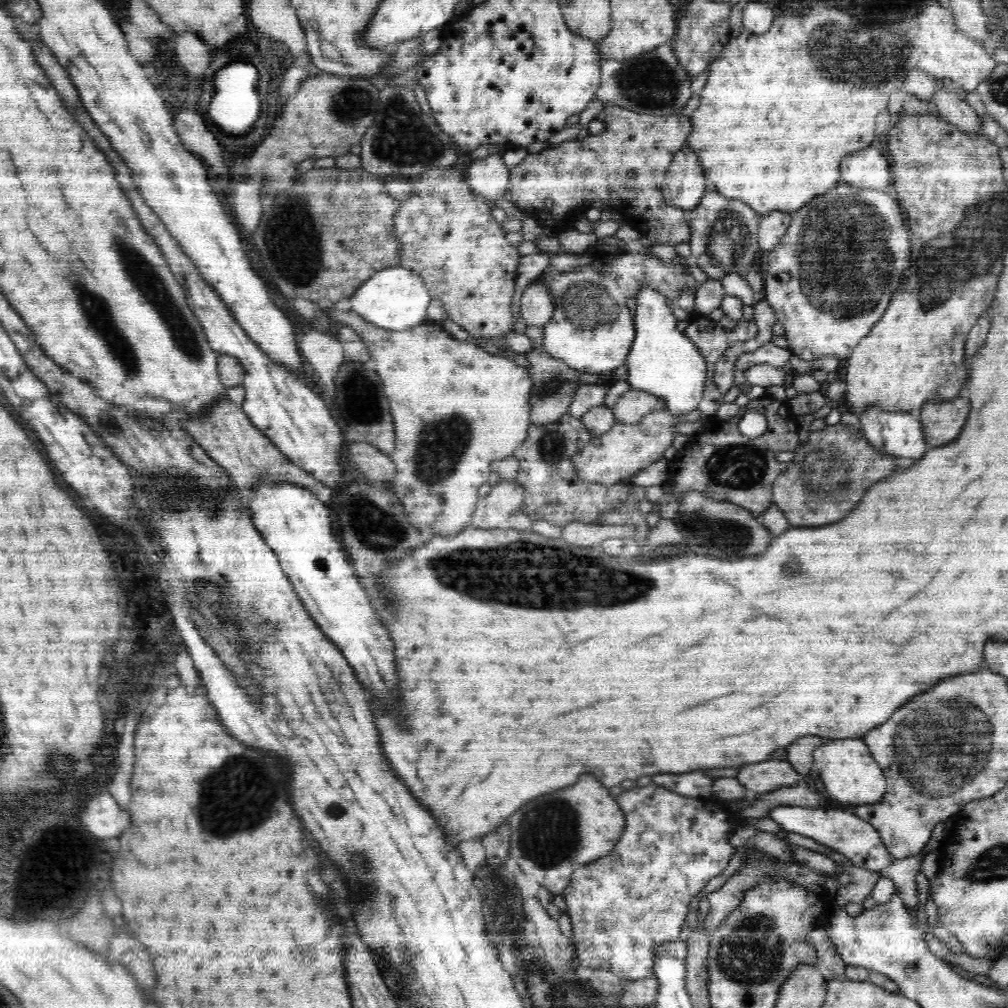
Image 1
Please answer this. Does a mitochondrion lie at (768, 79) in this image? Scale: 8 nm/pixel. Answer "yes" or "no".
no

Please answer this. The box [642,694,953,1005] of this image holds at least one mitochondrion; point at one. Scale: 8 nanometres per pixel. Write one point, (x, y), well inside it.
(753, 955)

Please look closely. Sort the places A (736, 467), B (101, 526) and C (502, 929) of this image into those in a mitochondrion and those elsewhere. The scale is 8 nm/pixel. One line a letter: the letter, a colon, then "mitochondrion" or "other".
A: mitochondrion
B: other
C: mitochondrion

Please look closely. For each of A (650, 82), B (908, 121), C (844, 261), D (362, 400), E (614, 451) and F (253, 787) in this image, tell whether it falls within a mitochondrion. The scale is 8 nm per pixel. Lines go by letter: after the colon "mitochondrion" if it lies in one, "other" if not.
A: mitochondrion
B: other
C: mitochondrion
D: mitochondrion
E: other
F: mitochondrion

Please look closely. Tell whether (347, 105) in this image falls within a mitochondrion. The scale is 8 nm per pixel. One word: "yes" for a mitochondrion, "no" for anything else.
yes

